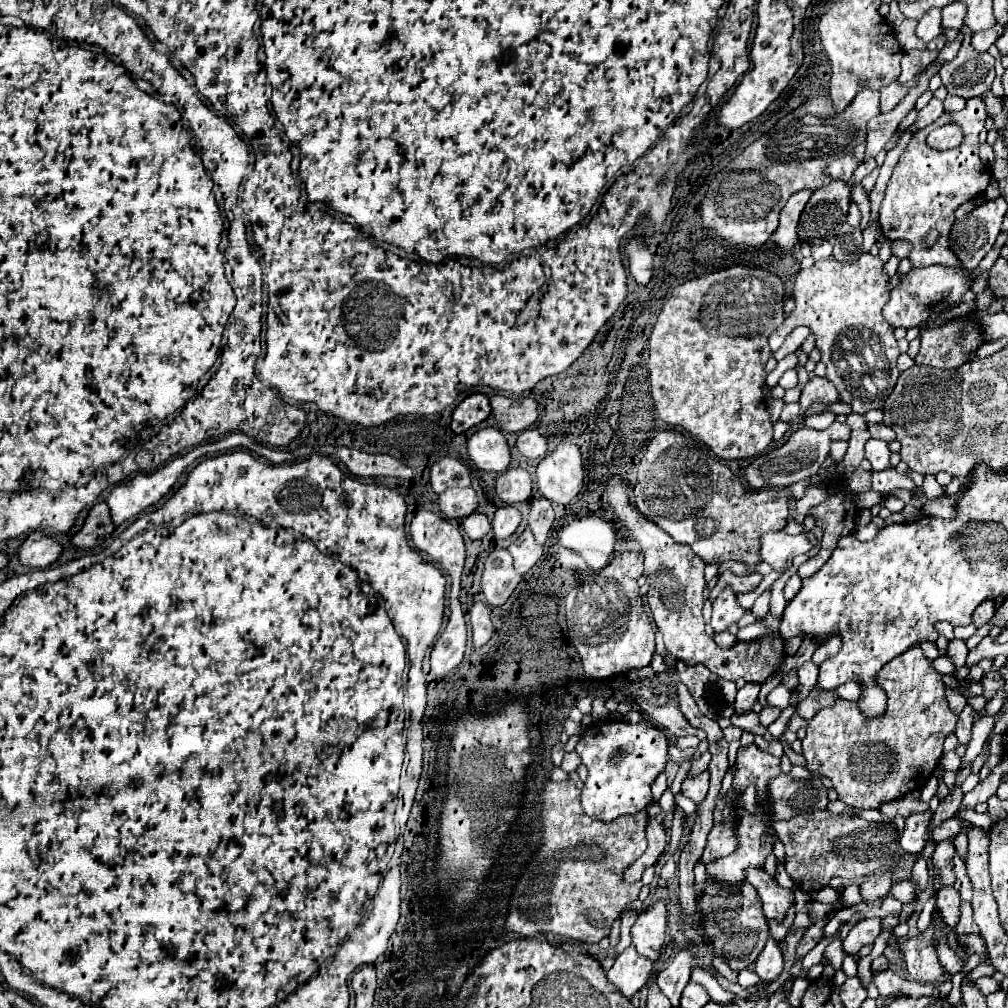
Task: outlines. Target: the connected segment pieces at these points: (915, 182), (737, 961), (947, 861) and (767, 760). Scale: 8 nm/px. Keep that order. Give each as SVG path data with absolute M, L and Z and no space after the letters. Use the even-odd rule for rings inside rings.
M970 98L966 102L966 108L960 112L944 112L936 122L932 122L930 126L912 134L912 140L908 142L906 150L902 152L902 156L888 180L886 194L884 194L884 200L880 206L880 228L888 240L912 242L914 250L908 254L912 268L924 268L924 266L932 266L932 264L964 268L962 262L958 260L958 256L950 250L950 242L946 242L946 236L950 236L956 208L962 206L964 202L974 200L976 196L984 194L984 190L992 178L990 170L978 158L978 134L984 128L986 116L988 114L986 114L986 106L984 106L982 98ZM952 122L964 130L964 142L952 150L930 148L926 144L928 134L934 128L952 124ZM932 228L940 230L942 236L934 248L926 250L926 248L922 248L922 236Z
M710 880L702 898L698 898L698 910L702 912L702 926L704 932L710 936L712 948L726 958L732 970L740 972L758 958L768 940L768 922L762 912L762 900L752 884L744 882L742 886L726 888L726 884L720 886L714 884L714 880Z
M942 840L936 842L934 846L934 854L930 858L932 864L932 872L934 872L934 896L938 892L938 888L944 886L952 886L956 882L956 874L954 874L954 840Z
M756 744L740 746L736 756L736 776L732 788L740 792L742 788L748 788L748 784L756 782L756 792L760 798L766 798L768 784L772 778L776 778L780 770L780 758L772 756L770 752L760 750Z

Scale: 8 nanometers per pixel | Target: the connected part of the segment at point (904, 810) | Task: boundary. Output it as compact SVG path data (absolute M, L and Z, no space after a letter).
M904 796L896 802L890 802L890 804L882 804L880 812L886 814L886 816L902 816L902 818L908 818L912 814L918 814L918 812L926 812L928 810L928 804L920 800L920 796Z

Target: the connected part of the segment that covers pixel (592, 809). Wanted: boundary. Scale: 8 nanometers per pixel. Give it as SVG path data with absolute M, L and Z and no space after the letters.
M606 720L590 726L582 740L576 746L576 752L580 754L584 766L588 768L588 780L582 790L582 808L590 818L598 818L604 822L612 822L618 816L624 814L636 814L642 808L646 808L652 802L652 792L650 786L656 780L660 772L664 772L664 766L668 762L668 740L662 730L648 722L640 724L630 724L630 722L620 722L620 720Z

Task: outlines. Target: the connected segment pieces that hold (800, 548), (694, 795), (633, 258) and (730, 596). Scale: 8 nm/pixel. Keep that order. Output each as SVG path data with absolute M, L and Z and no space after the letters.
M768 532L760 538L760 544L762 560L768 562L774 570L782 570L788 558L796 554L808 554L814 548L808 534L790 536L786 532Z
M704 770L694 778L684 778L682 782L682 794L692 798L696 804L700 804L708 792L708 780L710 780L710 772Z
M638 238L630 240L626 252L630 260L630 274L636 282L642 282L642 286L646 286L652 280L652 254L638 242Z
M726 588L718 594L718 598L714 600L714 612L712 612L712 628L716 632L724 632L728 628L730 622L738 622L740 616L746 610L738 604L736 594L732 592L732 588Z

